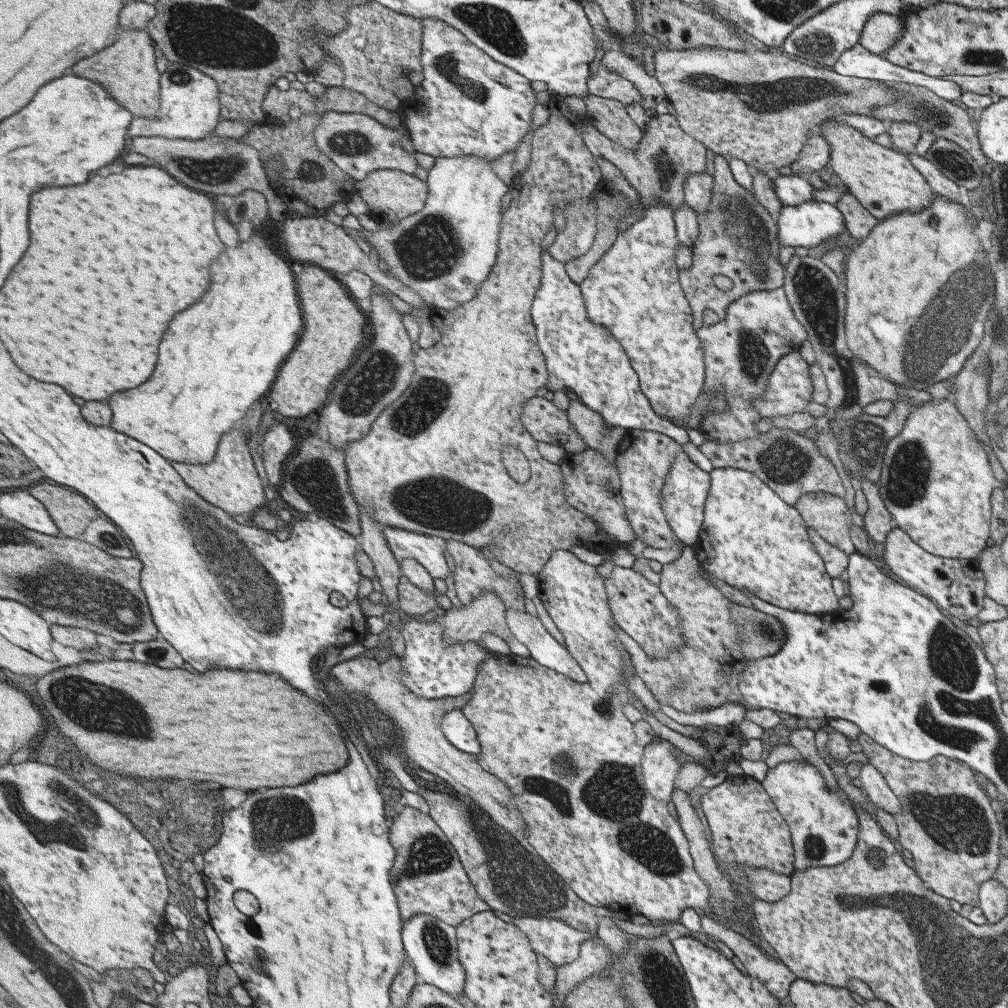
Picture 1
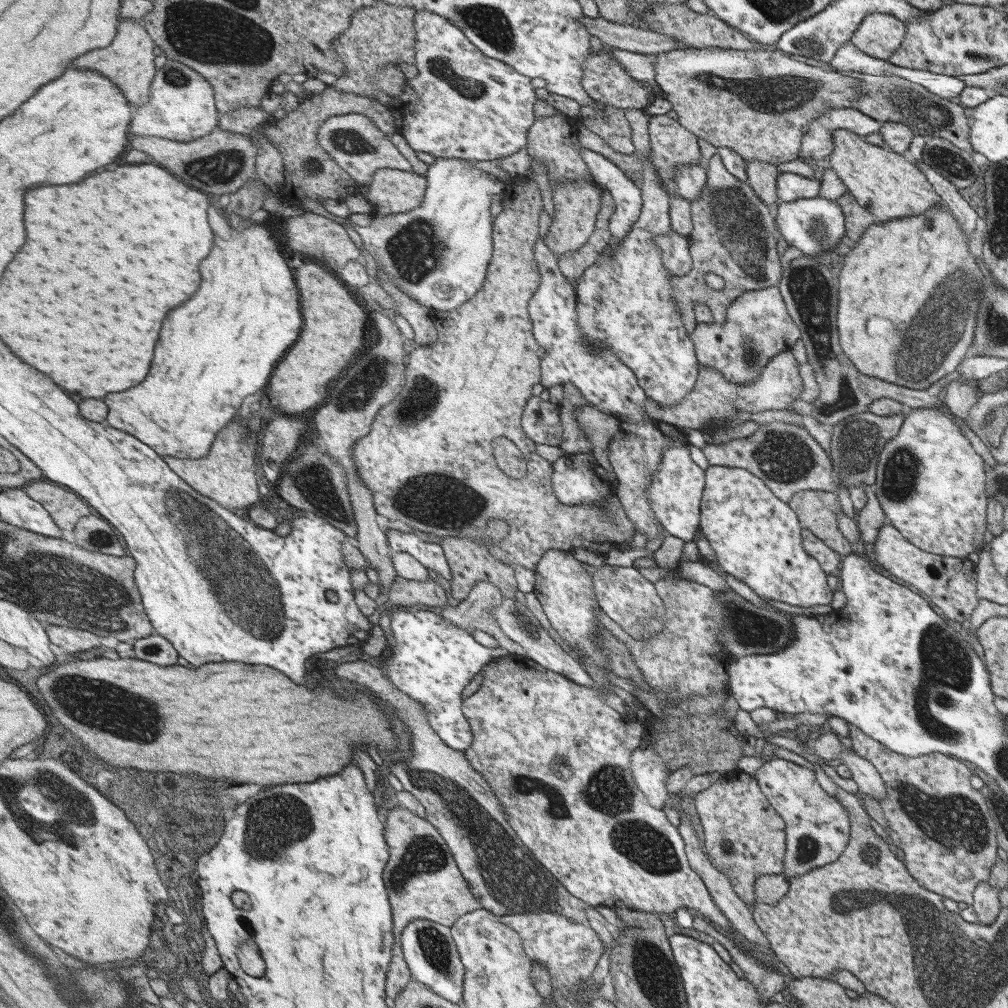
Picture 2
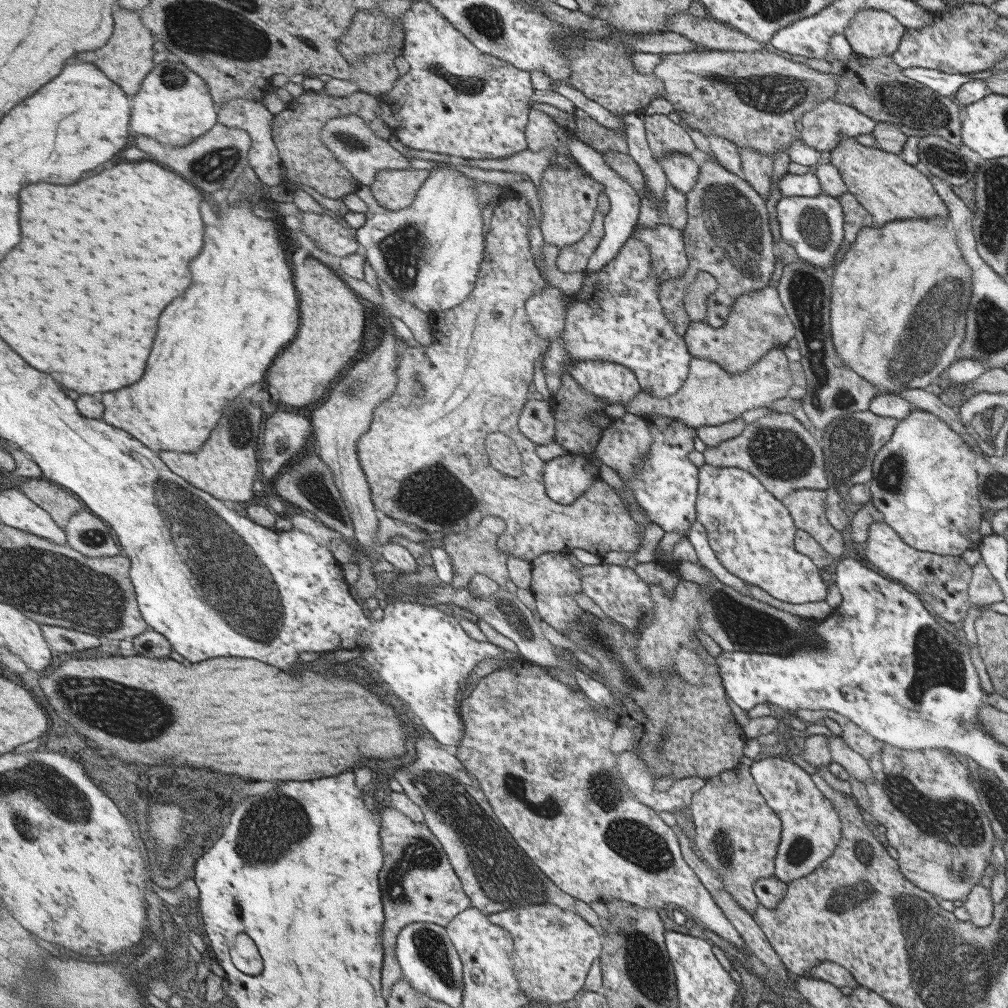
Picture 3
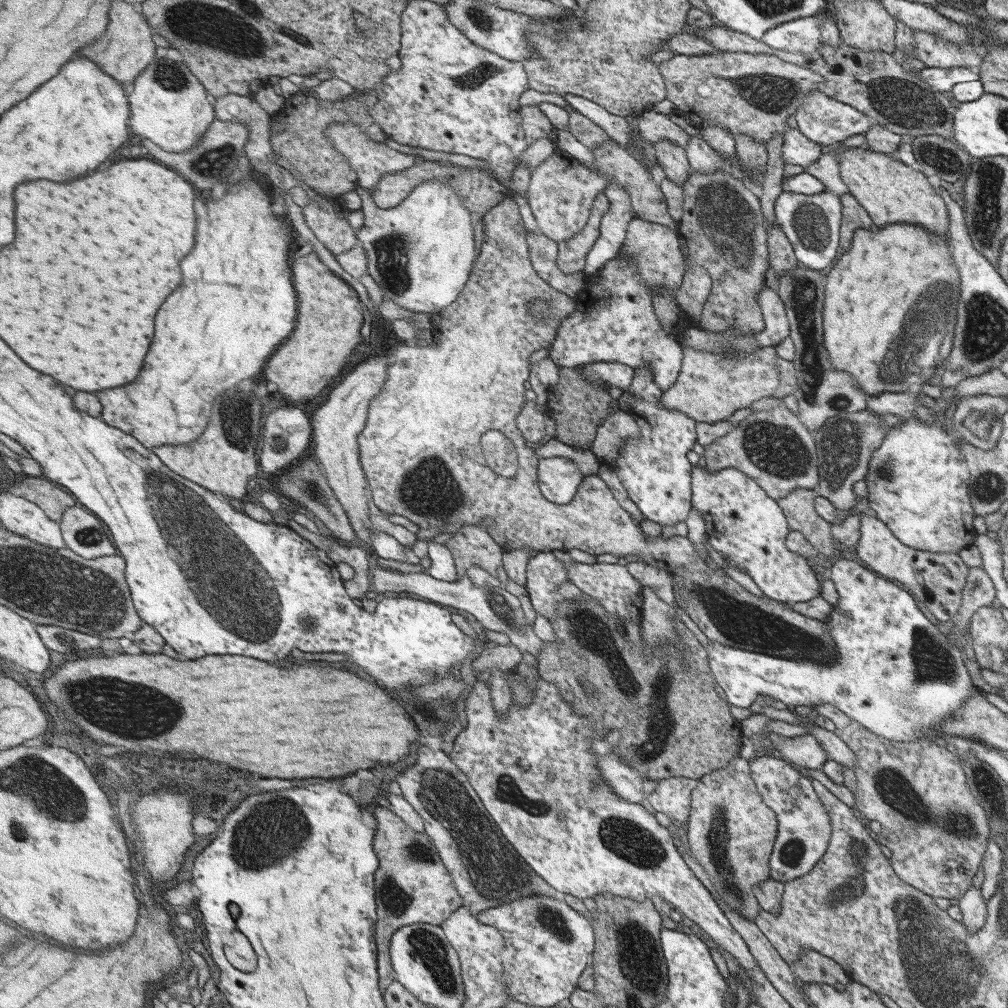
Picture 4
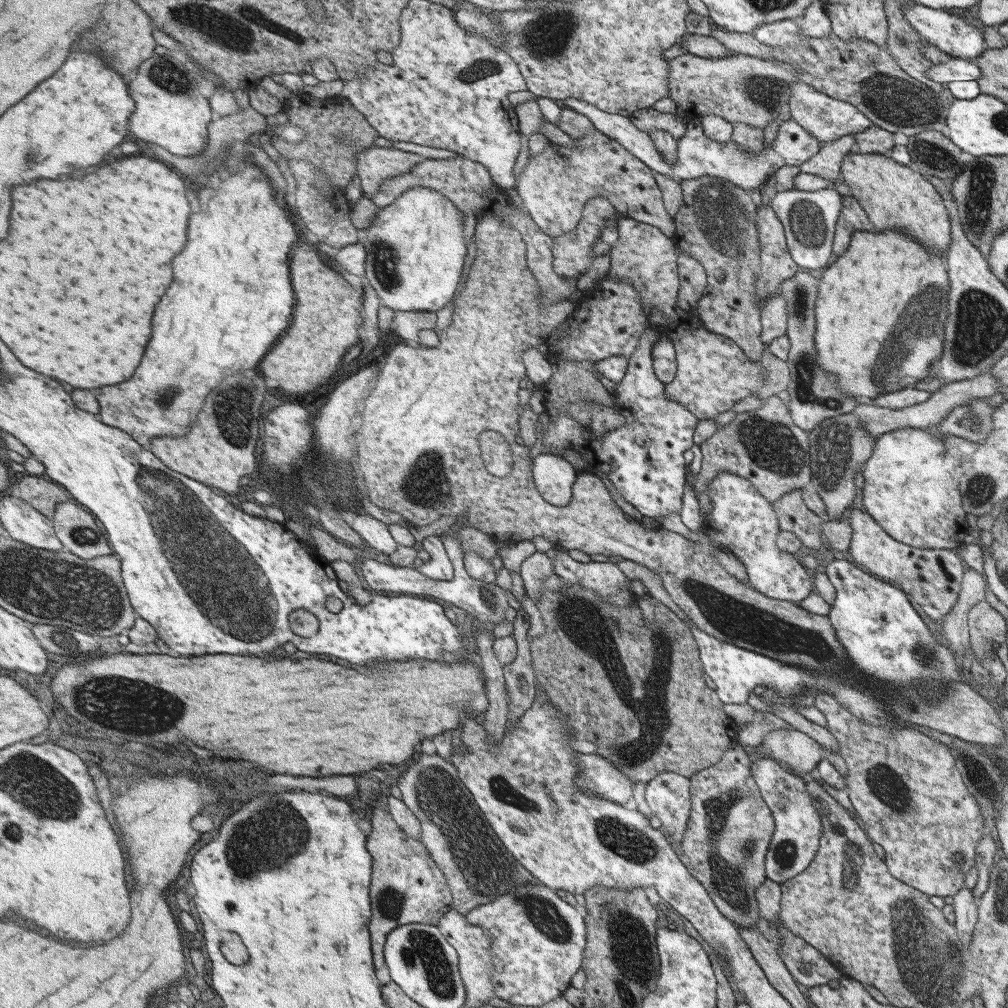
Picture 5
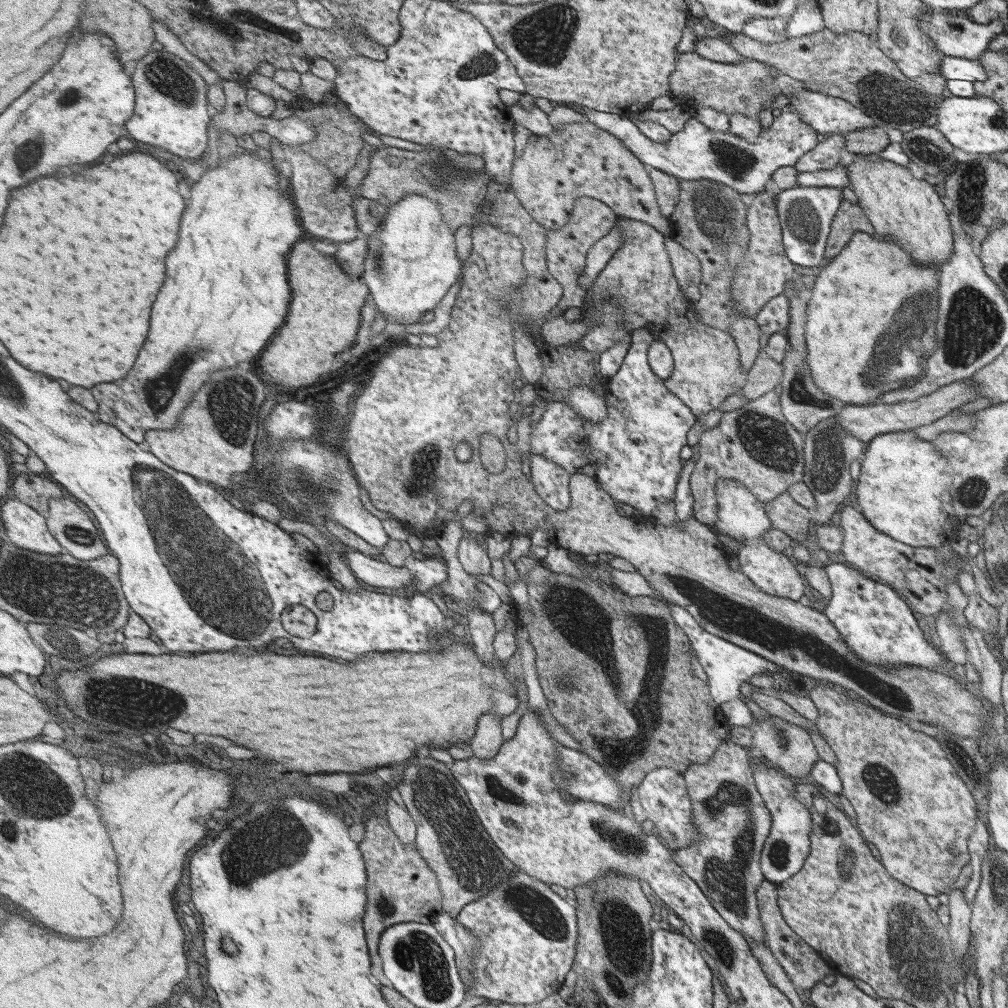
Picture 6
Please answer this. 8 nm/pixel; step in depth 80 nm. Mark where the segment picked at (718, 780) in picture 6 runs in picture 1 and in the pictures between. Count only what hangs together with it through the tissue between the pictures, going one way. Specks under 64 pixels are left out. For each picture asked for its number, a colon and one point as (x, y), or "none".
1: (747, 830)
2: (744, 837)
3: (737, 835)
4: (731, 834)
5: (725, 849)

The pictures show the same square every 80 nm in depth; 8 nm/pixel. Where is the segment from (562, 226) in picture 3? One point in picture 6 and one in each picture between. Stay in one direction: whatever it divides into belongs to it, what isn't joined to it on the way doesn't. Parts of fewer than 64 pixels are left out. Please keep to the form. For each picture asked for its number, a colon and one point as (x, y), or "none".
4: (561, 191)
5: (554, 186)
6: (579, 160)

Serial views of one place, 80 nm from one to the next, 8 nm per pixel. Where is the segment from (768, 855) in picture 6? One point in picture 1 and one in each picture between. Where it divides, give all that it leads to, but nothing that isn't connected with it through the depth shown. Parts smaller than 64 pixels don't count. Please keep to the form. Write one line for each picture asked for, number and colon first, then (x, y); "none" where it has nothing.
1: (823, 827)
2: (817, 828)
3: (811, 829)
4: (804, 832)
5: (797, 825)

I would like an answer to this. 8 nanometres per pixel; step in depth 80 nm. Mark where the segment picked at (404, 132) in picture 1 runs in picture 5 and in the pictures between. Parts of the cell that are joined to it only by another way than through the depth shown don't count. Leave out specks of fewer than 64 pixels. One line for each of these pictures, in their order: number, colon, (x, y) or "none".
2: (358, 146)
3: (356, 146)
4: (372, 159)
5: (375, 164)

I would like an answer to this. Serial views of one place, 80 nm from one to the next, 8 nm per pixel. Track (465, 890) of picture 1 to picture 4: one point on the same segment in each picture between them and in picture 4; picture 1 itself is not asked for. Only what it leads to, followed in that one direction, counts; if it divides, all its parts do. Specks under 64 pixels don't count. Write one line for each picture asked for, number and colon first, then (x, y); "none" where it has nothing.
2: (424, 881)
3: (420, 885)
4: (415, 886)

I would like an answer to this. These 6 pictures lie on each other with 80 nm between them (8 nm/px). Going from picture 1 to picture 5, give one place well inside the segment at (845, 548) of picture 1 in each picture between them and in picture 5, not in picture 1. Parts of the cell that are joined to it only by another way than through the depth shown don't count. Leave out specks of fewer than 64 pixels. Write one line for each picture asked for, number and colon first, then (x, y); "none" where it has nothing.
2: (816, 510)
3: (806, 507)
4: (797, 507)
5: (794, 517)

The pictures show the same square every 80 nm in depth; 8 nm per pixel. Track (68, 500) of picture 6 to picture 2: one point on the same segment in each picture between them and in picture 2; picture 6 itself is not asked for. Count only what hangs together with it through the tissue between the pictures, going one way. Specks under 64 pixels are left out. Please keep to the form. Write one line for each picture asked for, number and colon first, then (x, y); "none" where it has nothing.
2: (96, 534)
3: (88, 533)
4: (84, 532)
5: (81, 532)

